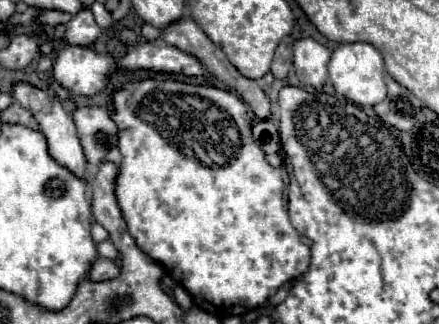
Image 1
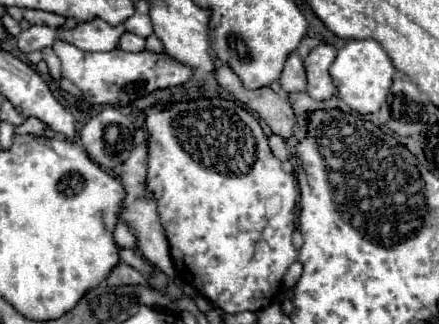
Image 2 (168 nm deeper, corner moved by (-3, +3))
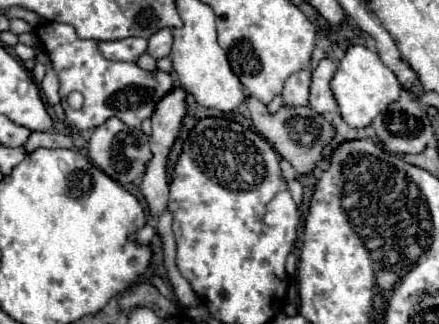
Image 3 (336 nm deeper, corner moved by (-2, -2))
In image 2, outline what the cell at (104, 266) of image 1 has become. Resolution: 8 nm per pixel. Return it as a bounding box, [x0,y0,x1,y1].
[105,264,147,286]

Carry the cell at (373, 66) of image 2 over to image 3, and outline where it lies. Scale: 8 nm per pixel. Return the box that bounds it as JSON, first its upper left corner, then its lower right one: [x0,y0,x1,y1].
[330,45,402,127]

